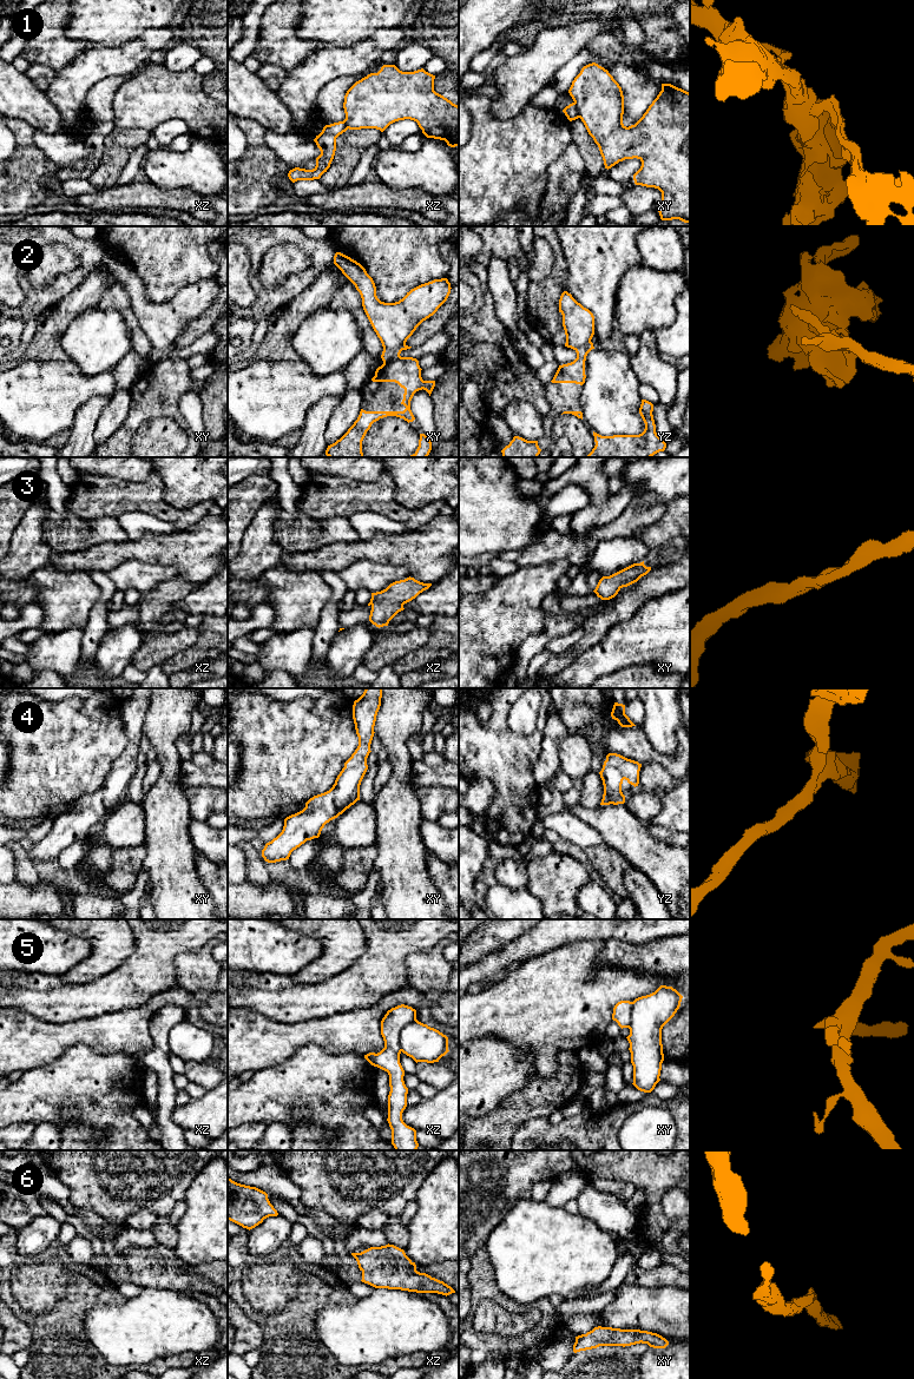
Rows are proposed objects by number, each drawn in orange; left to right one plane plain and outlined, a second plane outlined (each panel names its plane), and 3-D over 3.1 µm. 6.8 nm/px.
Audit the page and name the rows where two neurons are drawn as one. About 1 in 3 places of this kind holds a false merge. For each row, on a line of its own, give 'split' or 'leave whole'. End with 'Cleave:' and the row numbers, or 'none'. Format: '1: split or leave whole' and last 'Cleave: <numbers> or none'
1: split
2: split
3: leave whole
4: leave whole
5: leave whole
6: leave whole
Cleave: 1, 2

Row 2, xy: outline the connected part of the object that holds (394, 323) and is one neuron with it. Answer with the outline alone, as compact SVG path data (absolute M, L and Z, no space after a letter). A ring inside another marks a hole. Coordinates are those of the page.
M336 252L334 264L360 292L363 310L383 349L402 348L416 328L447 301L452 289L447 278L434 279L412 289L399 302L384 303L377 298L374 281L360 263Z

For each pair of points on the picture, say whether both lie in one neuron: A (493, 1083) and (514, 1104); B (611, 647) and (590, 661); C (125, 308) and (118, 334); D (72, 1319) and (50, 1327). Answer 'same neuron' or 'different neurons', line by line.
A: different neurons
B: same neuron
C: different neurons
D: same neuron

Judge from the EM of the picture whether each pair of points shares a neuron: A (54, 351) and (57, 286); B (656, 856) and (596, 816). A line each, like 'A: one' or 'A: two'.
A: two
B: one

